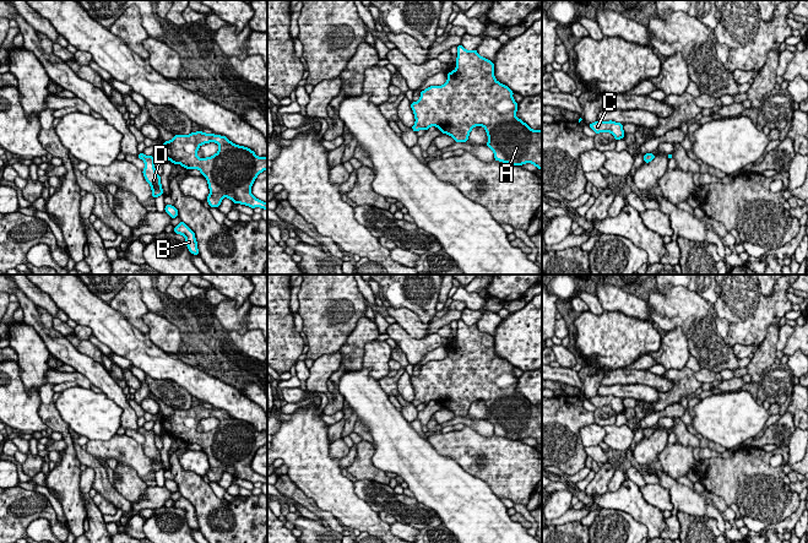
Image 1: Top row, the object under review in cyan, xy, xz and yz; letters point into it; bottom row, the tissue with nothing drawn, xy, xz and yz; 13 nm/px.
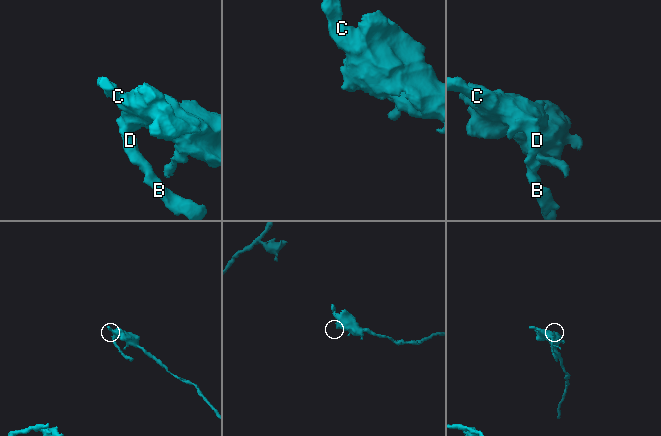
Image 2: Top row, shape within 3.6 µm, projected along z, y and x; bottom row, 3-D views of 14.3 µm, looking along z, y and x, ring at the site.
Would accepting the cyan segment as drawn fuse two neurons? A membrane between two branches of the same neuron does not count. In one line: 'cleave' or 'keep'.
keep

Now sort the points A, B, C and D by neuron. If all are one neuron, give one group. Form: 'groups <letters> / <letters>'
groups A B C D

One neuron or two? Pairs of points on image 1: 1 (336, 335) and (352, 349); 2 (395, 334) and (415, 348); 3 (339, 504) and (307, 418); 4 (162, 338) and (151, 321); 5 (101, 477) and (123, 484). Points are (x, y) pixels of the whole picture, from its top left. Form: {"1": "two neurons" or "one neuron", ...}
{"1": "two neurons", "2": "one neuron", "3": "one neuron", "4": "one neuron", "5": "two neurons"}

